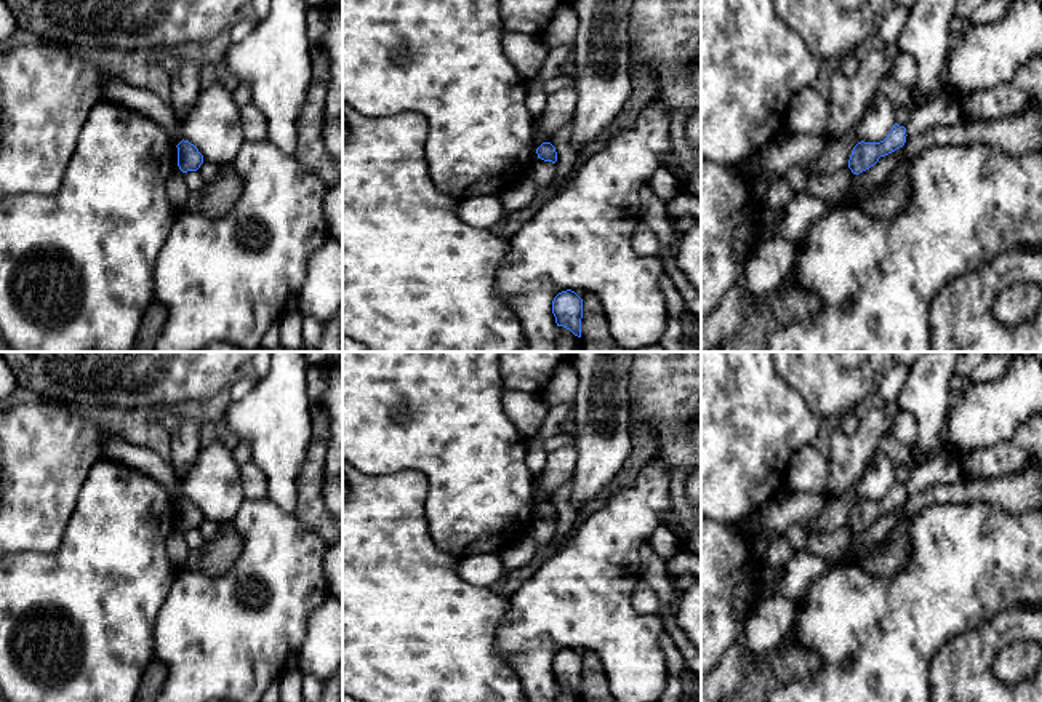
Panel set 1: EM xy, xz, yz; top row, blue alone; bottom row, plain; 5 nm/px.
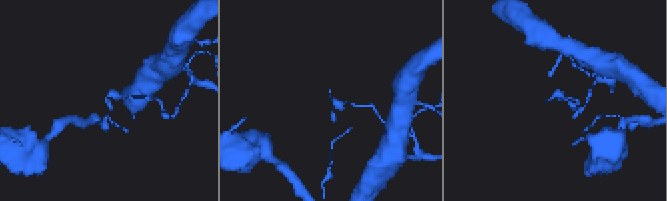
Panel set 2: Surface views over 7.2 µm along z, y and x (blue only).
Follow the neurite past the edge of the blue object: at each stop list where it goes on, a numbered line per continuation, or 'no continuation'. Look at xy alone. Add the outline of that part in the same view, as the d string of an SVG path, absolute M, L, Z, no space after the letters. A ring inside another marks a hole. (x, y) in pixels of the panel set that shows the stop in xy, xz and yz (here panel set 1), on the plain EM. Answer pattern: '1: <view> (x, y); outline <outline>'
no continuation

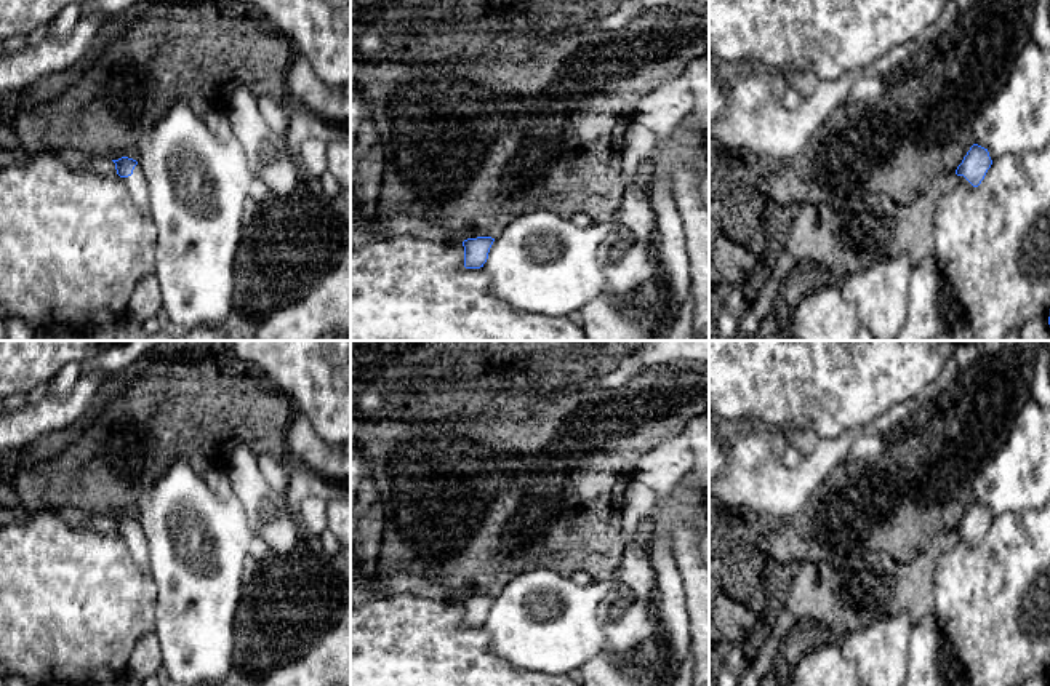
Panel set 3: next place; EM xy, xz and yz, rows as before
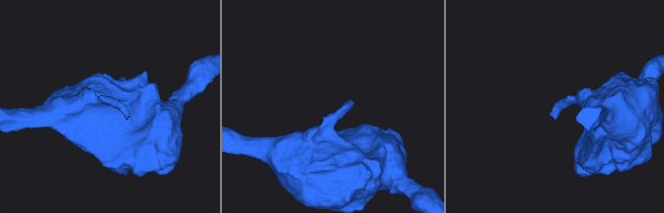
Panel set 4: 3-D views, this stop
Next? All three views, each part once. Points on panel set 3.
1: xy (136, 542); outline M134 524L133 532L128 536L122 536L123 542L126 544L131 556L134 561L146 571L150 572L150 550L147 539L139 526Z

